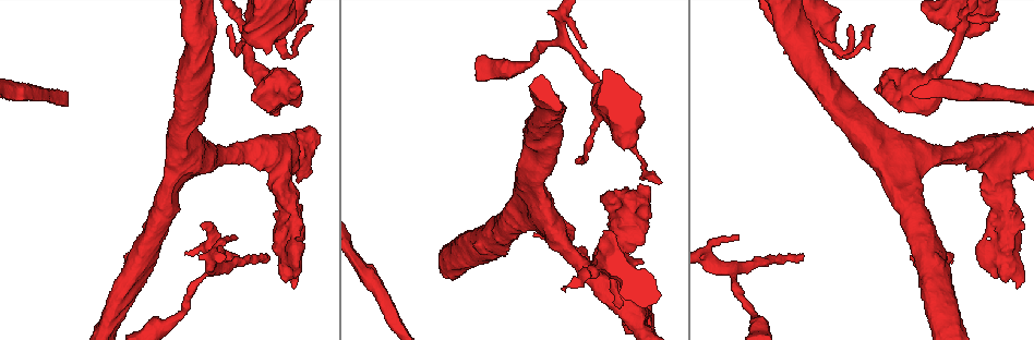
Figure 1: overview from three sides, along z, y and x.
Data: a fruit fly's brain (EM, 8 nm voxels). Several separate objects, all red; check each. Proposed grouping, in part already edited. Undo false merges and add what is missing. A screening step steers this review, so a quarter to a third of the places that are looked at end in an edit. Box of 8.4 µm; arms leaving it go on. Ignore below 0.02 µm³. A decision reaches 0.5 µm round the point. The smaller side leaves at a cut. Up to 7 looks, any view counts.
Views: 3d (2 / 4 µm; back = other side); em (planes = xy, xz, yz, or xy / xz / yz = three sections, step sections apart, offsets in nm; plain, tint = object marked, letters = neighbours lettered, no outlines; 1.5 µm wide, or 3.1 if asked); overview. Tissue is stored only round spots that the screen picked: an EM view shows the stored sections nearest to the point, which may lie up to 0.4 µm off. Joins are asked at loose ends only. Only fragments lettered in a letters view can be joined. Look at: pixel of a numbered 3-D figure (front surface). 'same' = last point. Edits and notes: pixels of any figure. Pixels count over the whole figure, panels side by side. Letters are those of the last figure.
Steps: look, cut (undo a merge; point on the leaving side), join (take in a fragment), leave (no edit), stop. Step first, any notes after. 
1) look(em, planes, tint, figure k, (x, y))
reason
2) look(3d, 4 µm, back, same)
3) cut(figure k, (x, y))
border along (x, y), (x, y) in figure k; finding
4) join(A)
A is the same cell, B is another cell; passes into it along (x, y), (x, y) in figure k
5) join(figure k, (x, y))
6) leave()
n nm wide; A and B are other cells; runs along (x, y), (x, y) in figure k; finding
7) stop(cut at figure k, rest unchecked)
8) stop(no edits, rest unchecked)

look(3d, 2 µm, figure 1, (535, 233))

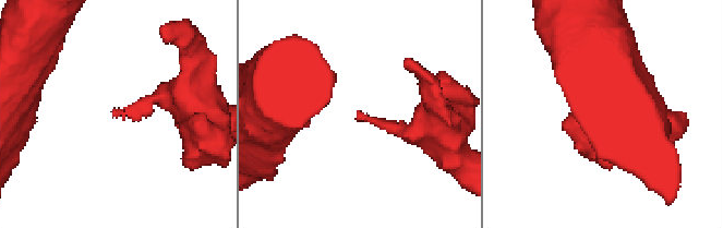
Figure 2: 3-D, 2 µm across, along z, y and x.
look(em, planes, letters, figure 2, (359, 113))

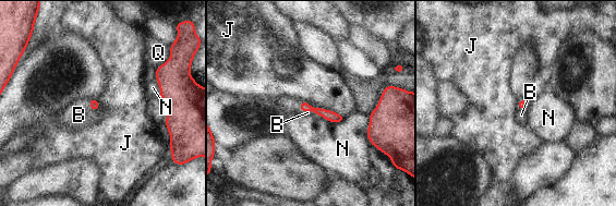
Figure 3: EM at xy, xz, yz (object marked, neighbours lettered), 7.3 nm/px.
join(B)
B is the same cell, J, N and Q are other cells; passes into it along (521, 104), (521, 108), (521, 114) in figure 3; the cell continues

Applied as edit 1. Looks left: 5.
look(overview)
see it whole again

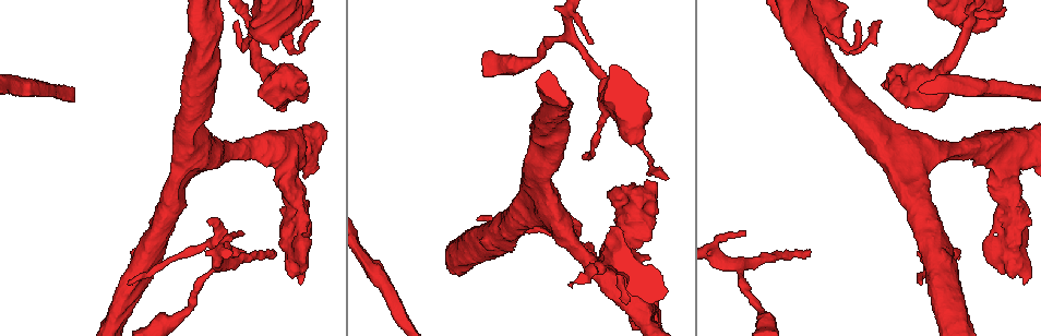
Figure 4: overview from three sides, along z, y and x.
look(em, planes, letters, figure 4, (297, 83))

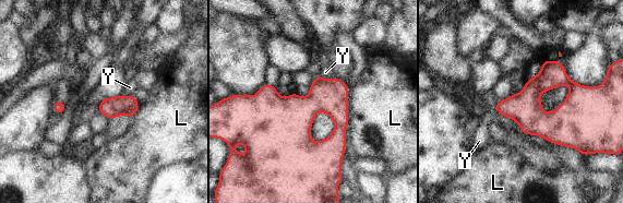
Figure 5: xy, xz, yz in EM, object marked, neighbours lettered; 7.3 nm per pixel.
leave()
L and Y are other cells; border along (319, 74), (325, 79), (336, 79) in figure 5; no lettered fragment goes on from it

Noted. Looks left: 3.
stop(join at figure 3, rest unchecked)

